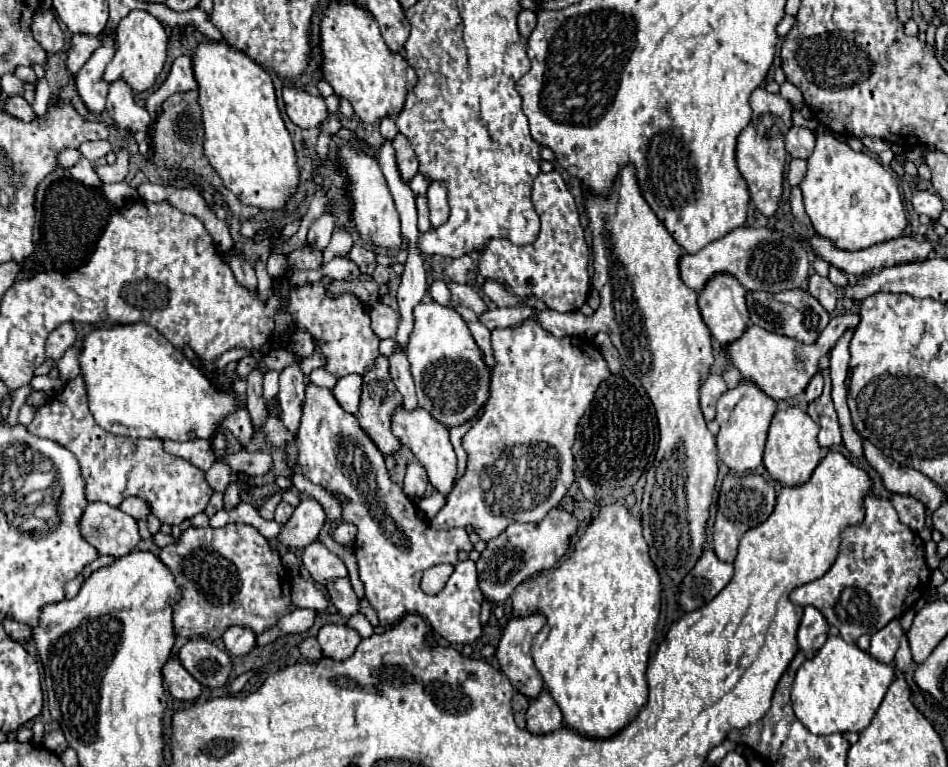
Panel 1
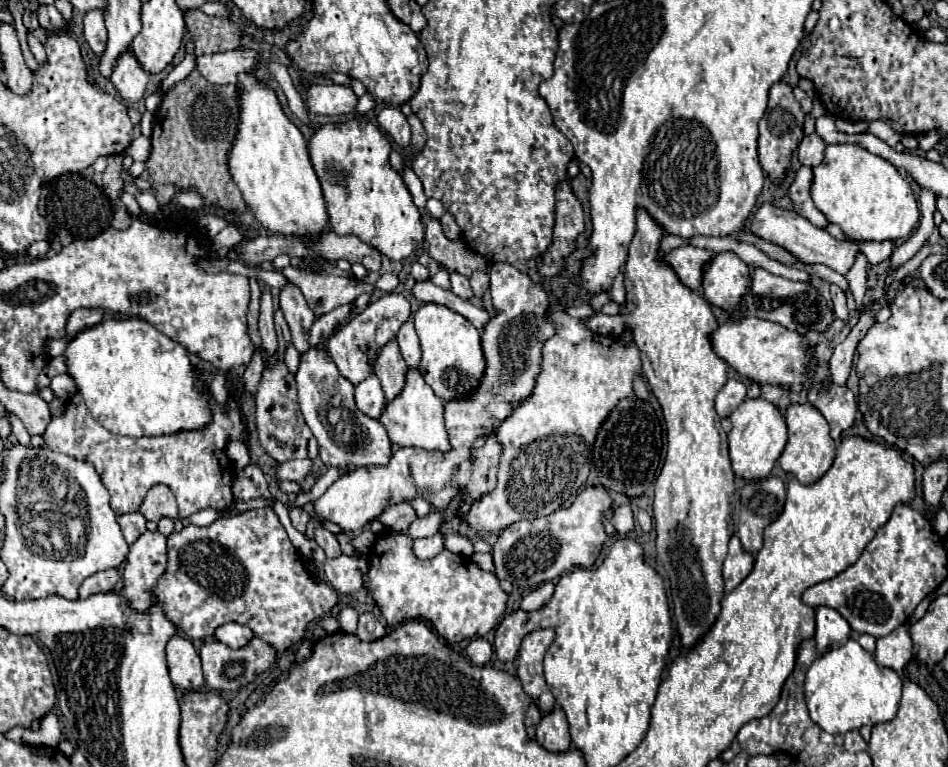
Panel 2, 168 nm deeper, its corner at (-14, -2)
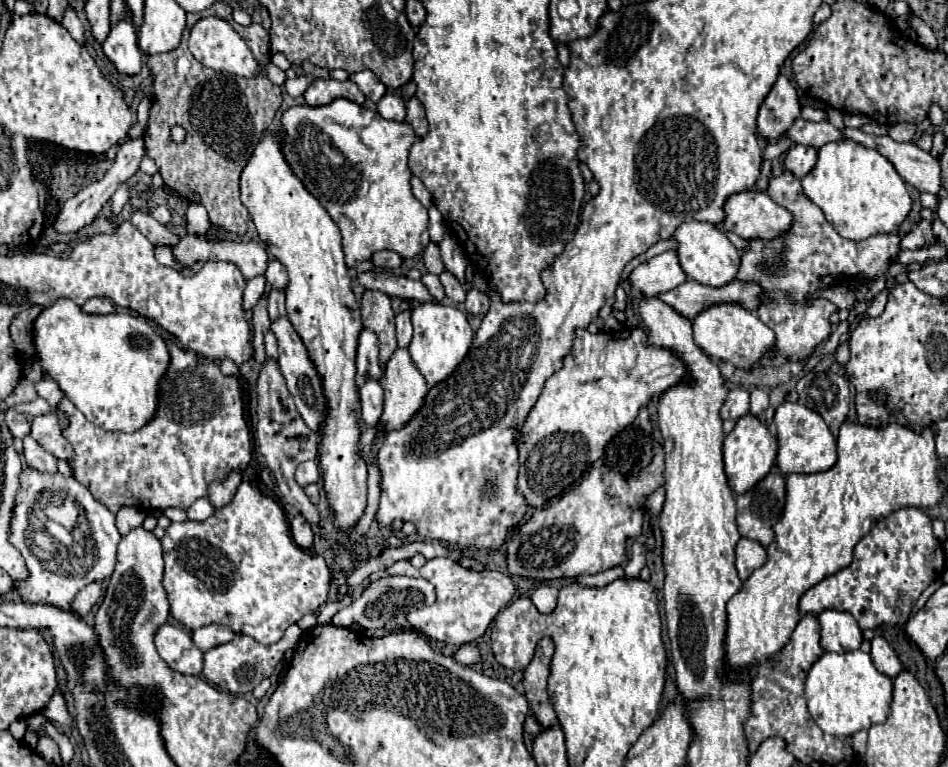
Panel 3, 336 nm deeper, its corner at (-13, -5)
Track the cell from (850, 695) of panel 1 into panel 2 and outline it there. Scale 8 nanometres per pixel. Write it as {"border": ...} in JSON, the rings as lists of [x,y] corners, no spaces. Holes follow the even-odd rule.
{"border":[[[854,639],[818,657],[806,671],[806,705],[814,723],[836,735],[862,725],[892,721],[902,695],[902,679],[896,671],[876,665],[872,653],[864,651]]]}

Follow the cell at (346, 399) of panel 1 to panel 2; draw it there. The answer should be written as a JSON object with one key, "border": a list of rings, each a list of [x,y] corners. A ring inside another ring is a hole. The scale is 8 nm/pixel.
{"border":[[[372,375],[366,381],[362,381],[360,385],[356,385],[356,405],[364,415],[368,415],[372,419],[380,417],[380,413],[384,411],[384,405],[386,405],[386,397],[384,397],[382,385],[376,375]]]}

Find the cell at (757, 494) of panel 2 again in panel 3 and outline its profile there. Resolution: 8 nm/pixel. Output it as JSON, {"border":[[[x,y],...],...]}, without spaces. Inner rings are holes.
{"border":[[[767,474],[759,484],[755,484],[745,494],[737,496],[737,528],[739,534],[747,540],[759,542],[767,548],[773,540],[773,524],[781,518],[785,506],[785,480],[781,474]]]}

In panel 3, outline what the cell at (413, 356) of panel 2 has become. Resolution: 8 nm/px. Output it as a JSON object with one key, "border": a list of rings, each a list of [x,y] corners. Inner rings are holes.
{"border":[[[409,310],[397,314],[397,342],[399,348],[409,348],[413,336],[413,326],[411,326],[411,316]]]}

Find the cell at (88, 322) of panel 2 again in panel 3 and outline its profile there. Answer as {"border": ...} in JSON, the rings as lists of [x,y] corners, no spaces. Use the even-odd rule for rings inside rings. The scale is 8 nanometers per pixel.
{"border":[[[91,298],[81,308],[87,314],[111,314],[111,312],[115,312],[115,306],[107,298]]]}

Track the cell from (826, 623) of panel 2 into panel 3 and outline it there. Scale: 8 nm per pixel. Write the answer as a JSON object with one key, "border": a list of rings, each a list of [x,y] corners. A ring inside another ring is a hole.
{"border":[[[823,610],[817,614],[821,648],[825,652],[849,652],[861,646],[861,628],[849,612]]]}

